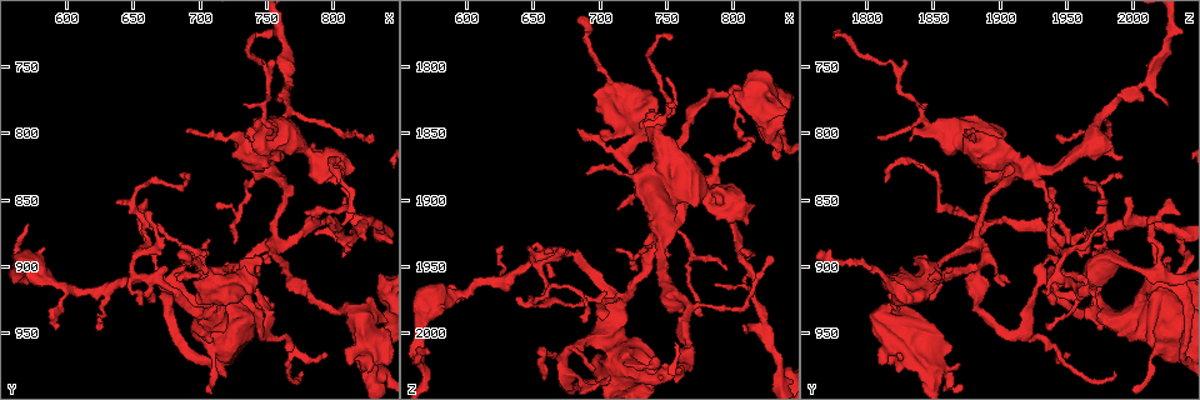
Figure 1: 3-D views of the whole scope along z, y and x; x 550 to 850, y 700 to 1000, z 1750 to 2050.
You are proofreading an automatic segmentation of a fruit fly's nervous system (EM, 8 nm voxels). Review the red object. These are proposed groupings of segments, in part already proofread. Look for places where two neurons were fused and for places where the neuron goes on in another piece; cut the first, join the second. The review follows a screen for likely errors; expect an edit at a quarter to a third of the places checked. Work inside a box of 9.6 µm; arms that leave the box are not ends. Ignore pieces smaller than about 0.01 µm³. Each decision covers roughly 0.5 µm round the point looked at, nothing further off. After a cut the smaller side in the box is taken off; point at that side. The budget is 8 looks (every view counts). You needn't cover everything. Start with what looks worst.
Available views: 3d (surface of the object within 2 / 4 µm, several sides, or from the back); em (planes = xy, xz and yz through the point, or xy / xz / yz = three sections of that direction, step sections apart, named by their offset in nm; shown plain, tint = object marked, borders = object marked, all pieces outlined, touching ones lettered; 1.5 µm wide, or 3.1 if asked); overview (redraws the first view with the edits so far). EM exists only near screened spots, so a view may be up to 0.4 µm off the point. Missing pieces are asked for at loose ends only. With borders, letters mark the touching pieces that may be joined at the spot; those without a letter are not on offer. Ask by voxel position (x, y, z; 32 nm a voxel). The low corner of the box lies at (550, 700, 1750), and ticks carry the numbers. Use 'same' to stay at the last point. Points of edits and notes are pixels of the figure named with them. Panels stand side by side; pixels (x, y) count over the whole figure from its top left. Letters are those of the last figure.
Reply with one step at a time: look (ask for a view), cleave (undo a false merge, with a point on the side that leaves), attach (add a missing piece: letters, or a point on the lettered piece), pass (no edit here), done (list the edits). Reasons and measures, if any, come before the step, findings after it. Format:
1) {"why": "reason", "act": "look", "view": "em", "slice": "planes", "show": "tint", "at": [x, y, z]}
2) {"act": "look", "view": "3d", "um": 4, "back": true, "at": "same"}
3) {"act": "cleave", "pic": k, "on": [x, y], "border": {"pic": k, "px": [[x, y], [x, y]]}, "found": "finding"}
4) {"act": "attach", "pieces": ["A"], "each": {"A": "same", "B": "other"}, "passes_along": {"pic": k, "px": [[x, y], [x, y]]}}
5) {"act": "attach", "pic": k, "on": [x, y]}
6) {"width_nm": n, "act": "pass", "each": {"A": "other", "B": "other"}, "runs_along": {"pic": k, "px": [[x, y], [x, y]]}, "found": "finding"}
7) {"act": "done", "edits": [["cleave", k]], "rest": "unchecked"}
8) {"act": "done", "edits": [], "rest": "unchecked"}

{"why": "branch point", "act": "look", "view": "em", "slice": "planes", "show": "tint", "at": [738, 910, 1934]}

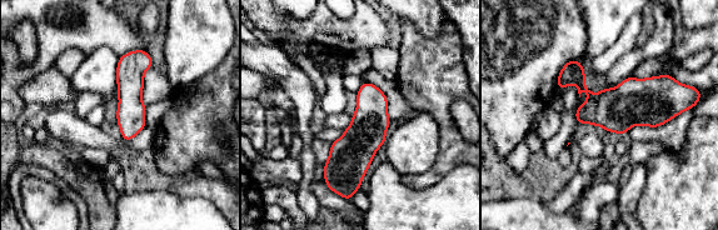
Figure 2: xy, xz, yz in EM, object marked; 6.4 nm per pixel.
{"act": "look", "view": "em", "slice": "planes", "show": "borders", "at": "same"}

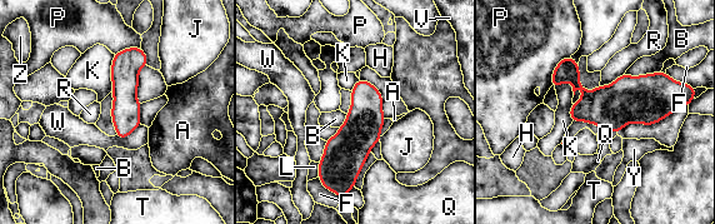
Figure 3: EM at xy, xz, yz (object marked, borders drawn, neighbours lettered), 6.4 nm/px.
{"act": "pass", "each": {"A": "other", "B": "other", "F": "other", "H": "other", "J": "other", "K": "other", "L": "other", "P": "other", "Q": "other", "R": "other", "T": "other", "V": "other", "W": "other", "Y": "other", "Z": "other"}, "found": "all the same neuron"}

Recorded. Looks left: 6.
{"why": "tapers out", "act": "look", "view": "em", "slice": "xz", "step": 8, "show": "borders", "at": [802, 838, 1814]}

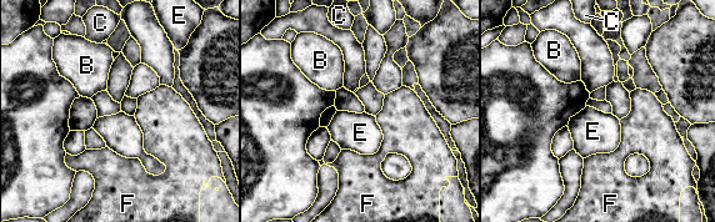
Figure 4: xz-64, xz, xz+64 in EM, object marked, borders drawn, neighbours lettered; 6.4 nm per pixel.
{"why": "cut it another way", "act": "look", "view": "em", "slice": "planes", "show": "borders", "at": "same"}

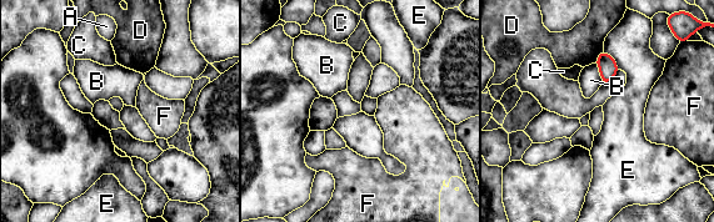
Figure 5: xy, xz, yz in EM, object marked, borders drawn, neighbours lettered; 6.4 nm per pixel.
{"longest_contact_nm": ["E", 170], "act": "pass", "each": {"A": "other", "B": "other", "C": "other", "D": "other", "E": "other", "F": "other"}, "found": "no lettered piece goes on from it"}

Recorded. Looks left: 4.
{"why": "abrupt turn", "act": "look", "view": "em", "slice": "planes", "show": "borders", "at": [782, 816, 1900]}

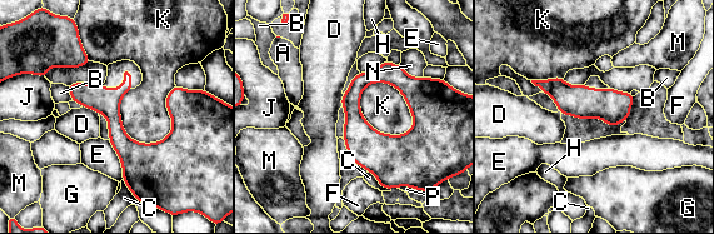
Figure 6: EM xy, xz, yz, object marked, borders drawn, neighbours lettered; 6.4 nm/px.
{"act": "pass", "each": {"A": "other", "B": "other", "C": "other", "D": "other", "E": "other", "F": "other", "G": "other", "H": "other", "J": "other", "K": "other", "M": "other", "N": "other", "P": "other"}, "border": {"pic": 6, "px": [[362, 90], [392, 84], [413, 127]]}, "found": "continuous, no second neuron"}

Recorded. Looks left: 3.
{"act": "done", "edits": [], "rest": "unchecked"}

